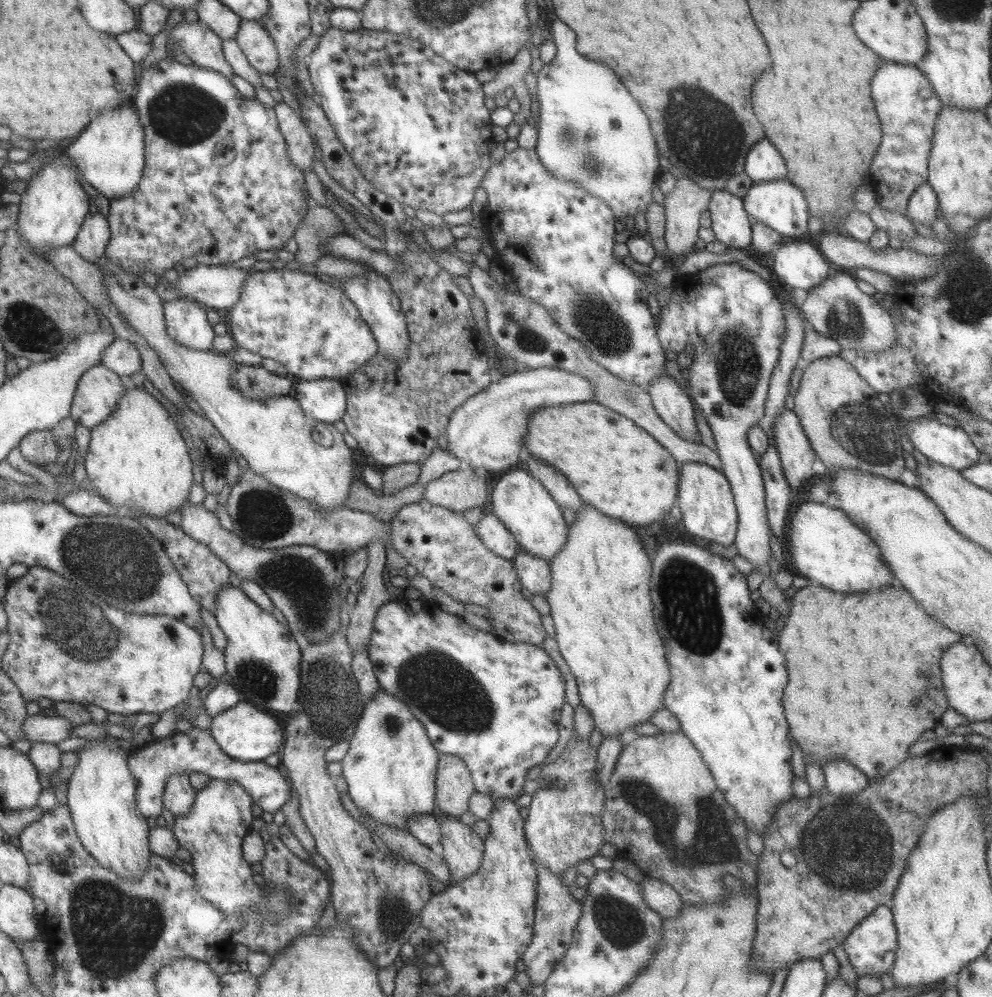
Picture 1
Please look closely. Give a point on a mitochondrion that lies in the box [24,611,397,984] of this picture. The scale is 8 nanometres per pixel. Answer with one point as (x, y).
(113, 940)

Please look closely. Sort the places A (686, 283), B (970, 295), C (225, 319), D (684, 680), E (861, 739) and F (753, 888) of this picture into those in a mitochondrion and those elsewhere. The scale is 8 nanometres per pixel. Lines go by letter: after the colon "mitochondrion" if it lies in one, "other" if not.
A: other
B: mitochondrion
C: other
D: other
E: other
F: other

